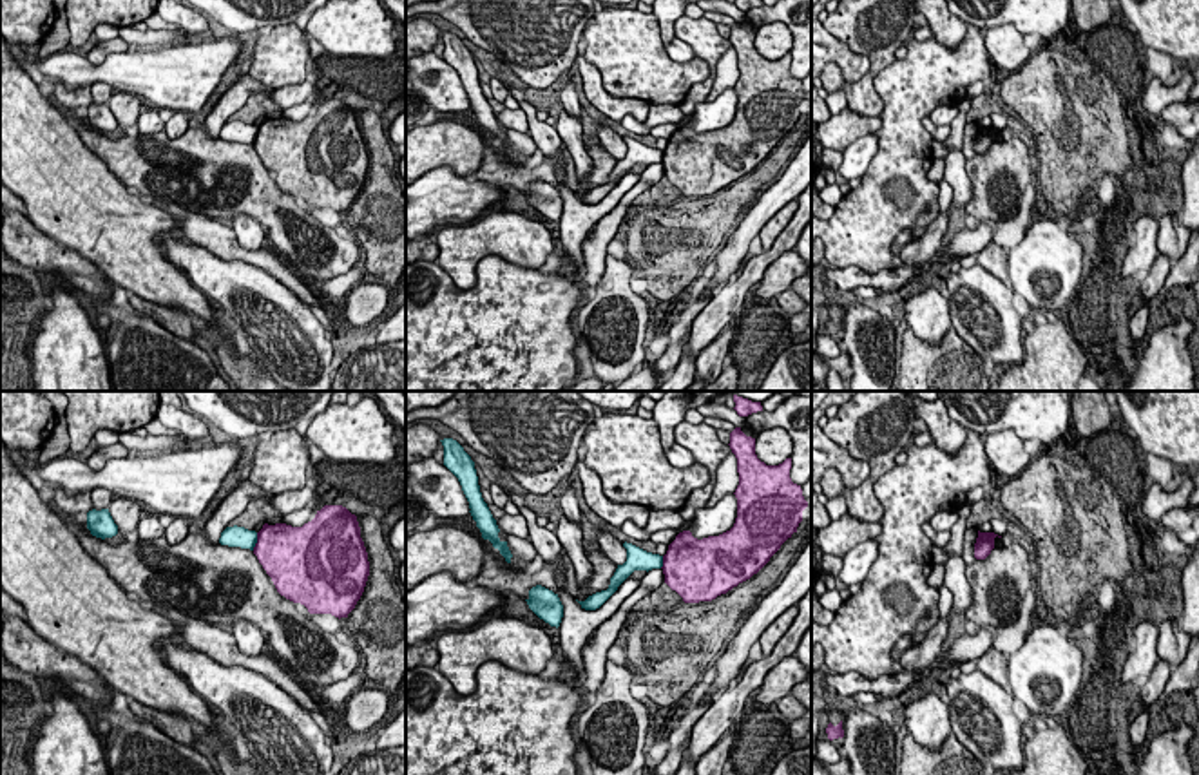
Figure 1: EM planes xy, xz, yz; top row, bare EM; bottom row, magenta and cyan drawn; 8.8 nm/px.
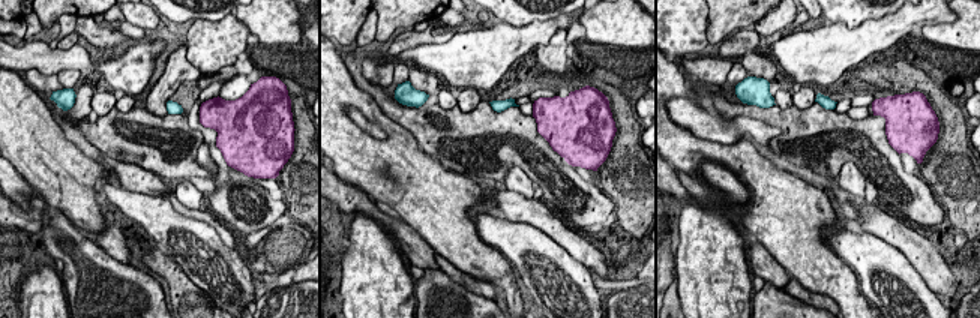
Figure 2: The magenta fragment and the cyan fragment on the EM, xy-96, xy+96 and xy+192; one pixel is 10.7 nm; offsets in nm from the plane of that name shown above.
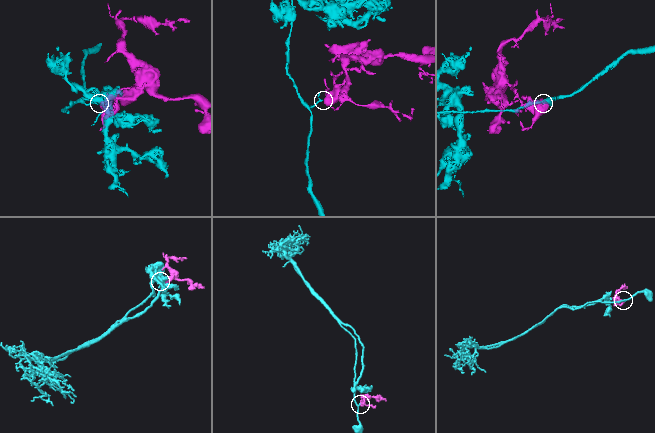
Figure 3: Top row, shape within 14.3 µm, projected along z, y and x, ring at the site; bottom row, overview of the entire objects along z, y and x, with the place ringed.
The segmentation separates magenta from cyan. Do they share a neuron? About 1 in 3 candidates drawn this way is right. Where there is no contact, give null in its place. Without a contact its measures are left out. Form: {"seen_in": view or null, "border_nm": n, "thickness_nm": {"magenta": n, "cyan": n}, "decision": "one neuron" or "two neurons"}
{"seen_in": "xy", "border_nm": 170, "thickness_nm": {"magenta": 460, "cyan": 190}, "decision": "two neurons"}

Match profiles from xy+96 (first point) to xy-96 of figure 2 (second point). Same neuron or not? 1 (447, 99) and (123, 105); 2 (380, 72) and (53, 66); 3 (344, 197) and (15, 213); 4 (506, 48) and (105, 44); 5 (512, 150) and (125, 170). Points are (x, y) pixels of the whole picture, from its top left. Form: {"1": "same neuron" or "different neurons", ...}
{"1": "different neurons", "2": "different neurons", "3": "same neuron", "4": "different neurons", "5": "different neurons"}

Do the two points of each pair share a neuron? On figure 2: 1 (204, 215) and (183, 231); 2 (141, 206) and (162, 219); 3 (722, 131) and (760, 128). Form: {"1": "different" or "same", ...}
{"1": "different", "2": "same", "3": "same"}

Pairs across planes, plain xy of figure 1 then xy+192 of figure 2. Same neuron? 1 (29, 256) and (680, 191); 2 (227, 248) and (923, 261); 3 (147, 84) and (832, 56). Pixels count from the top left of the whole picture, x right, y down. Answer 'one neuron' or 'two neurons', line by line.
1: one neuron
2: one neuron
3: one neuron

